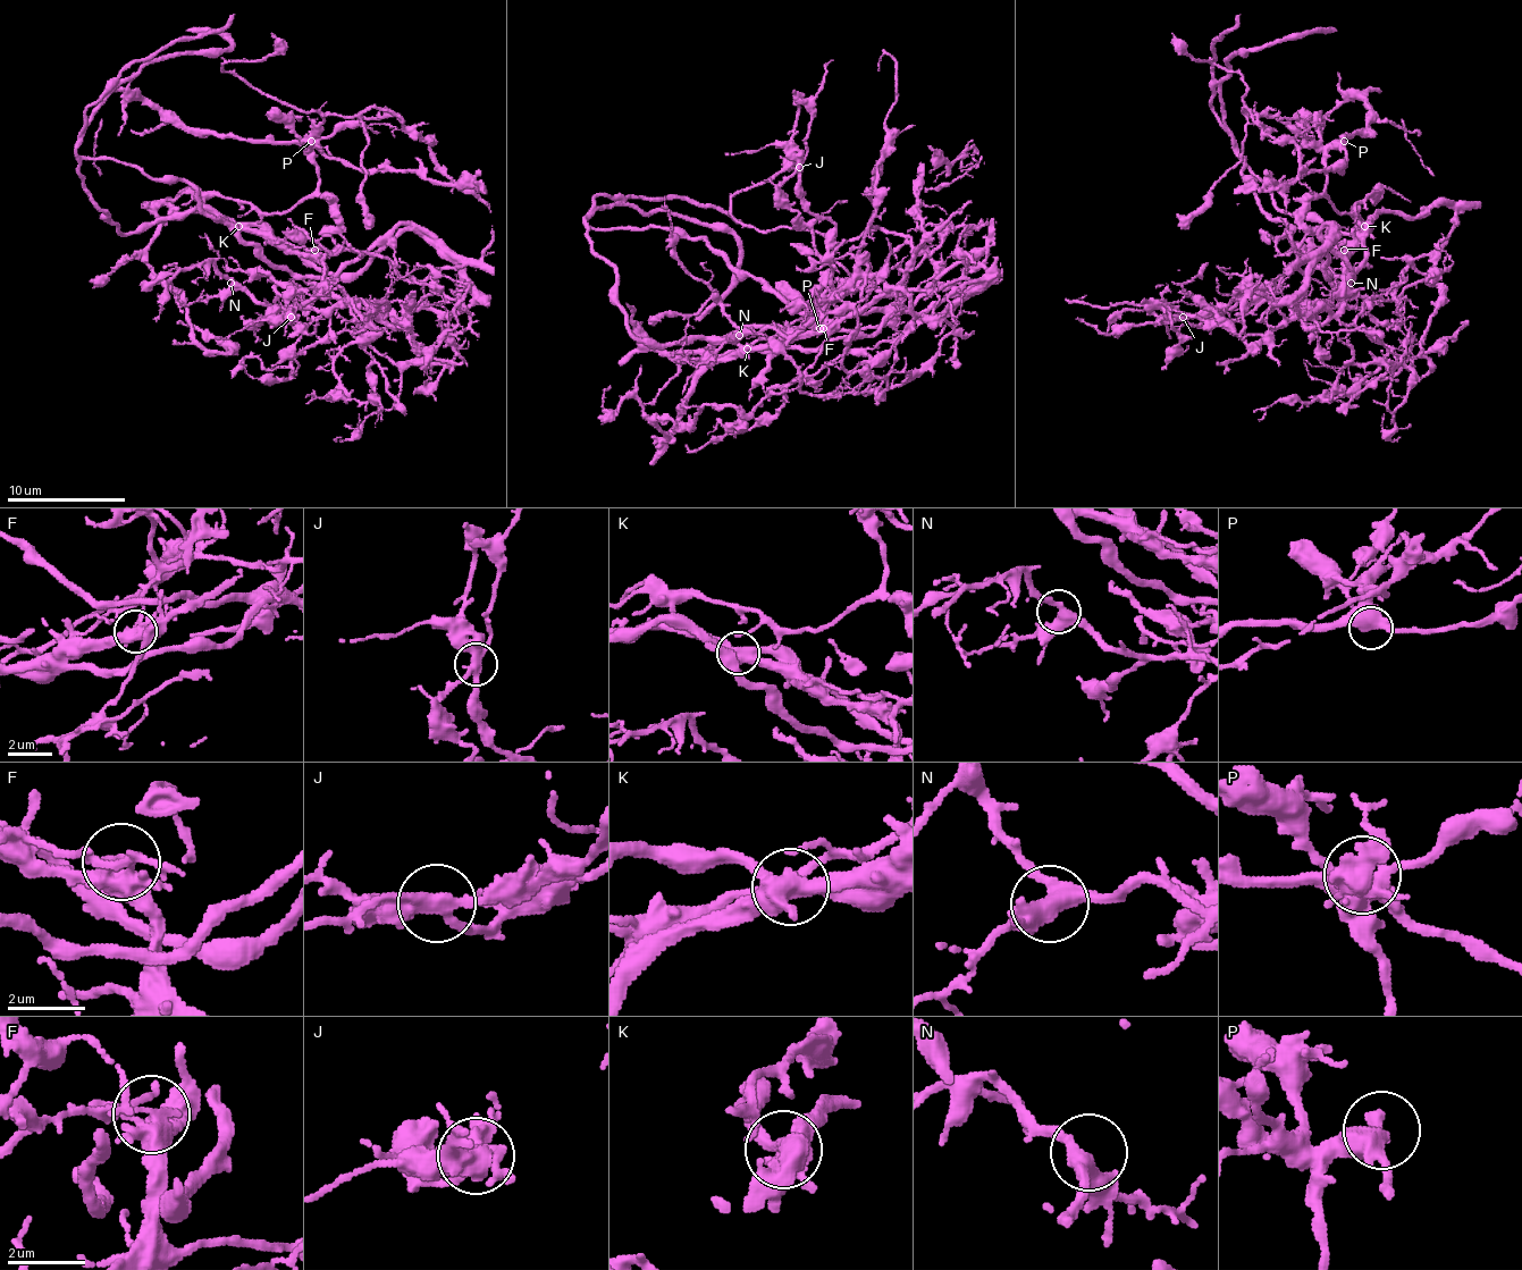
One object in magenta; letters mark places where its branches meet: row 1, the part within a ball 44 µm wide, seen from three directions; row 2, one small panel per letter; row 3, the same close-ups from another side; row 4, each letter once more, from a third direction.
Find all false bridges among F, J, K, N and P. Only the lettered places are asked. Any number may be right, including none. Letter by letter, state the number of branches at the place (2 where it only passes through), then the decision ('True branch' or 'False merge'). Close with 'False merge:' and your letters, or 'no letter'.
F: Branches: 4. False merge
J: Branches: 3. True branch
K: Branches: 4. False merge
N: Branches: 3. True branch
P: Branches: 4. True branch
False merge: F, K

